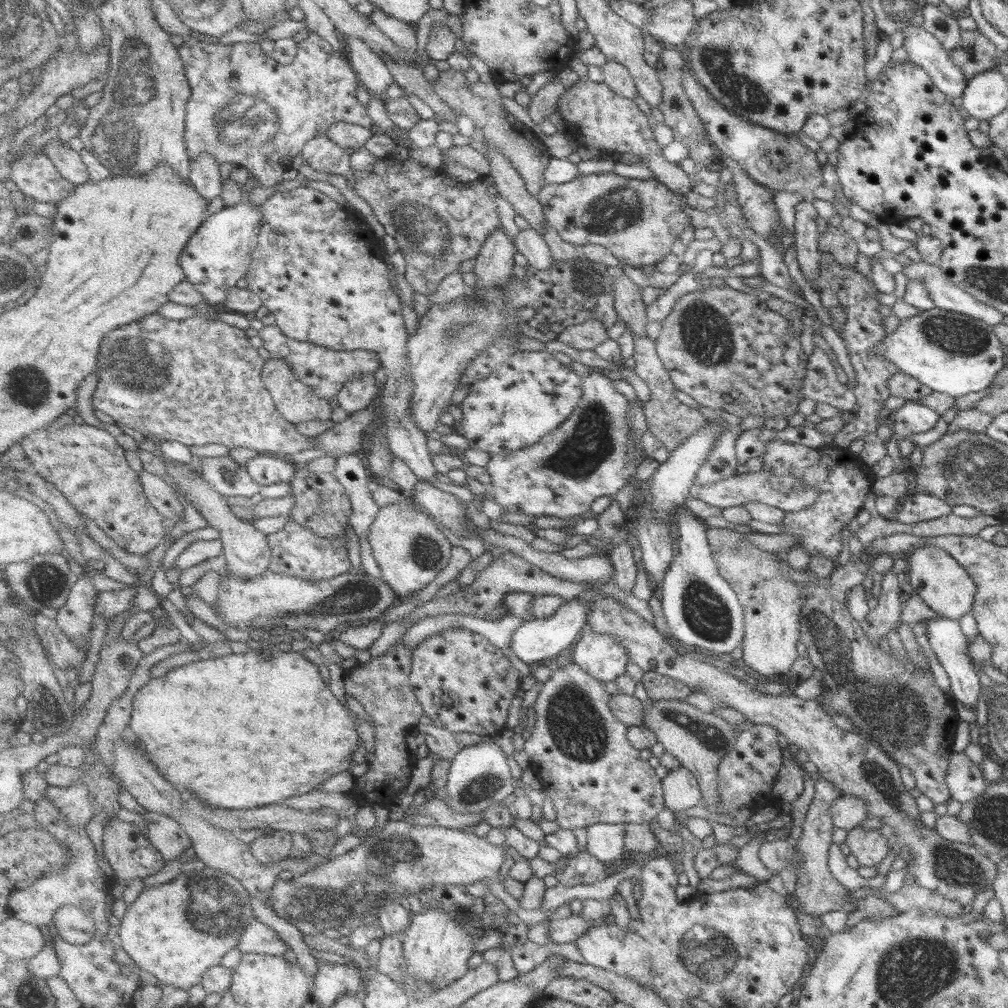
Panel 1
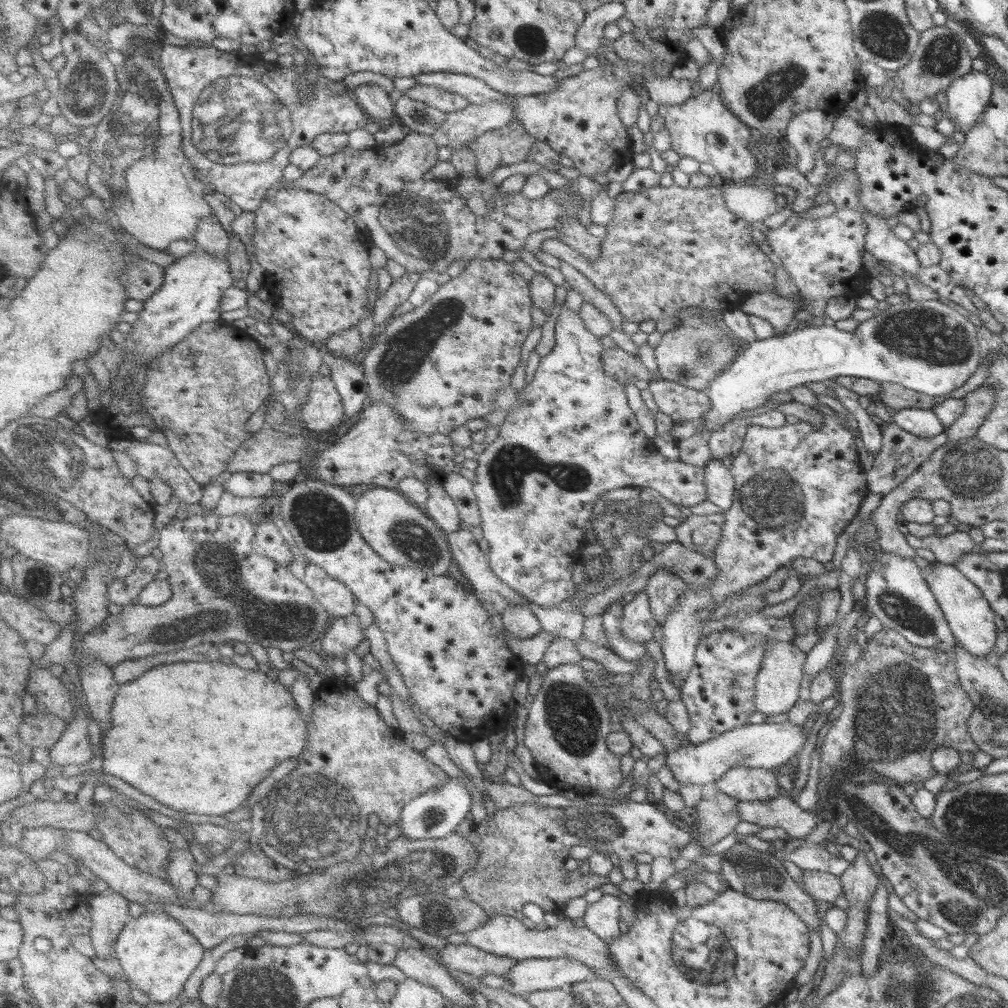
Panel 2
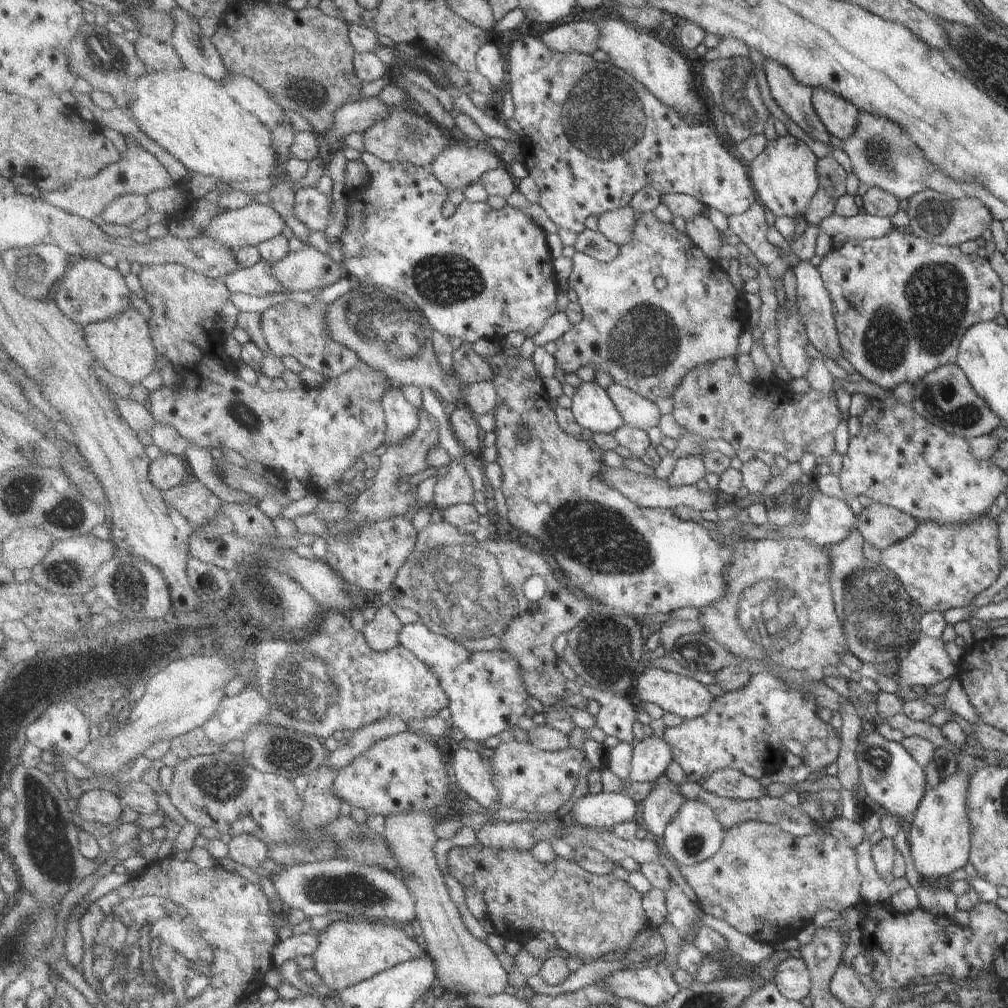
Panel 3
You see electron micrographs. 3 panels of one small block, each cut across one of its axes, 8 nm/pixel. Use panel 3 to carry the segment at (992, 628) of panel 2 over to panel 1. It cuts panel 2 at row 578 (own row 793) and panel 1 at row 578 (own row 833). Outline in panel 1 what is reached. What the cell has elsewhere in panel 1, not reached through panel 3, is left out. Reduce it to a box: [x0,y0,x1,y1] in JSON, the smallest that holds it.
[907,546,977,621]

